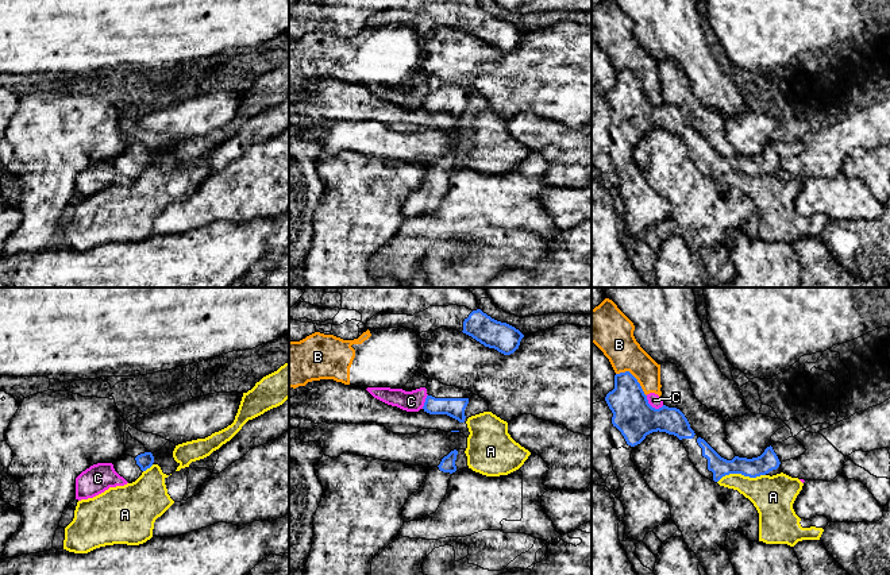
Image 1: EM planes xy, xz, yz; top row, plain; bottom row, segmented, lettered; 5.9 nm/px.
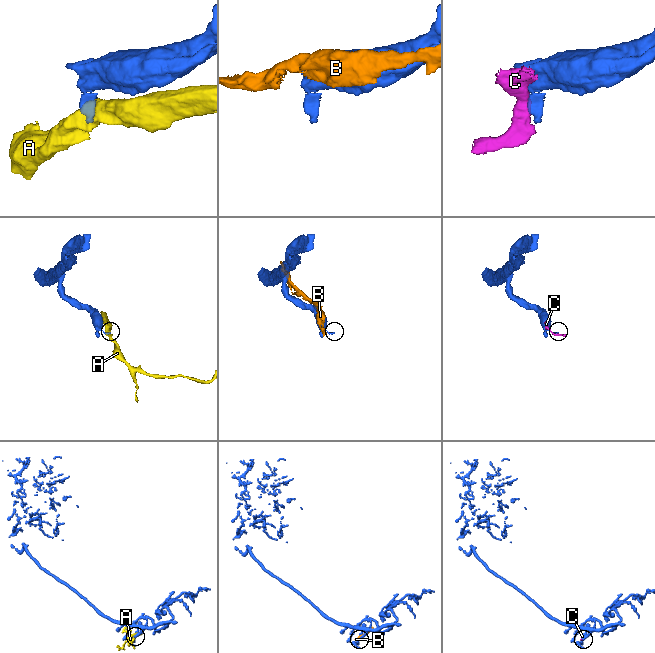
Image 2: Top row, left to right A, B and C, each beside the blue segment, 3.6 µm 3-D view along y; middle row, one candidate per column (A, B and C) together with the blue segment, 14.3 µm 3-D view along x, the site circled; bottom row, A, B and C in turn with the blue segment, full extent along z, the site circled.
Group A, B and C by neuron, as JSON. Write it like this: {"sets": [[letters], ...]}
{"sets": [["A"], ["B", "C"]]}

